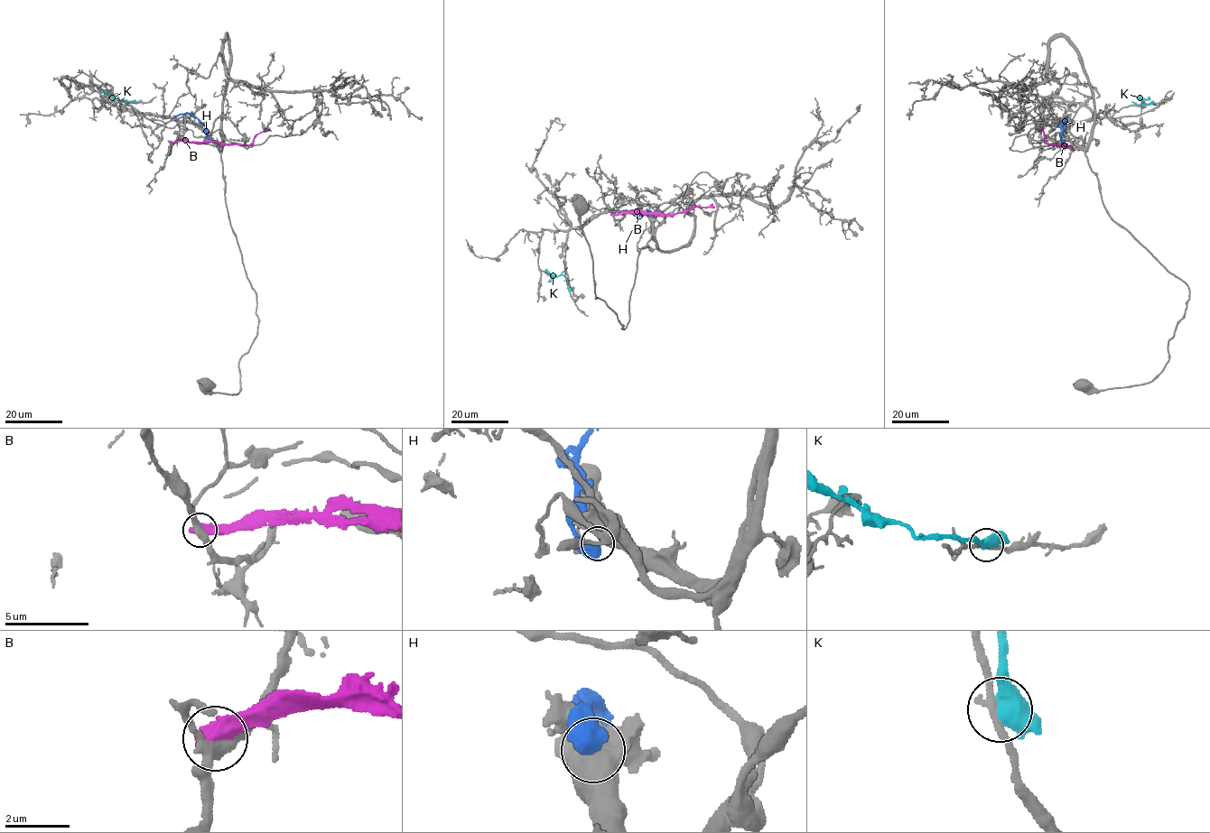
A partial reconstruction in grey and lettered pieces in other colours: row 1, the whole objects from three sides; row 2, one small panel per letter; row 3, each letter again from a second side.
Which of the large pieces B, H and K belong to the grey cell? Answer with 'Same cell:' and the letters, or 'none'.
Same cell: none

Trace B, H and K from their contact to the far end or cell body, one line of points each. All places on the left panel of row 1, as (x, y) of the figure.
B: (172, 143), (188, 141), (250, 144), (256, 134), (269, 130)
H: (209, 137), (205, 125), (190, 114), (172, 116)
K: (132, 102), (112, 97), (100, 89)

